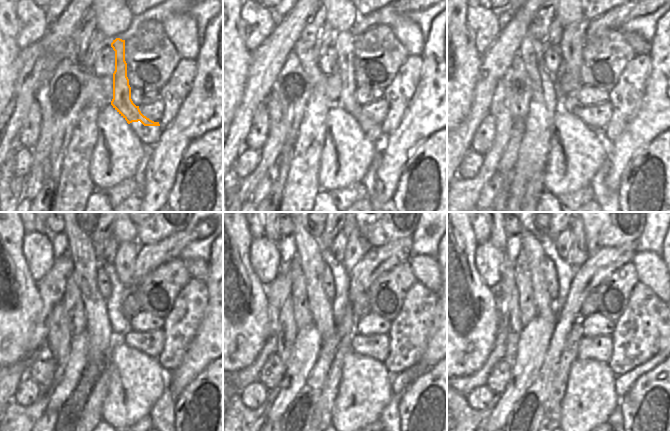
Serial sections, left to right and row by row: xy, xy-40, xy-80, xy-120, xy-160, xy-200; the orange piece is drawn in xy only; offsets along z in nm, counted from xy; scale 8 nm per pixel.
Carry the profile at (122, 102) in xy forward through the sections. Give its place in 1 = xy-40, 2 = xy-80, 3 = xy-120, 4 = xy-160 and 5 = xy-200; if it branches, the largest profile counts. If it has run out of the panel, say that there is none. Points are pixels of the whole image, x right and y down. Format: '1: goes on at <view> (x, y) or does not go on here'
1: goes on at xy-40 (345, 42)
2: goes on at xy-80 (571, 45)
3: goes on at xy-120 (125, 258)
4: goes on at xy-160 (355, 249)
5: goes on at xy-200 (578, 254)

